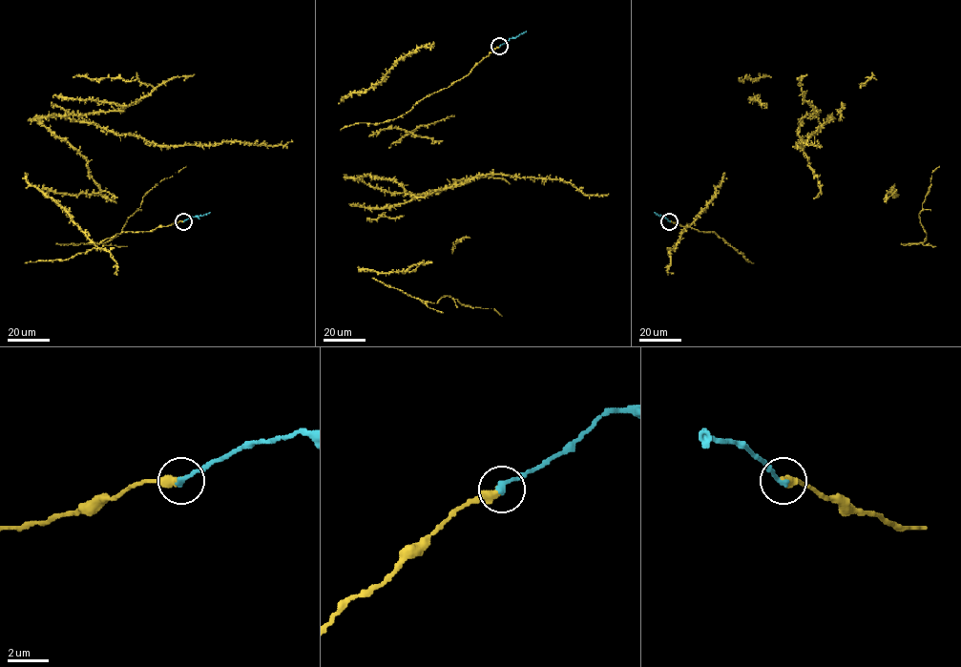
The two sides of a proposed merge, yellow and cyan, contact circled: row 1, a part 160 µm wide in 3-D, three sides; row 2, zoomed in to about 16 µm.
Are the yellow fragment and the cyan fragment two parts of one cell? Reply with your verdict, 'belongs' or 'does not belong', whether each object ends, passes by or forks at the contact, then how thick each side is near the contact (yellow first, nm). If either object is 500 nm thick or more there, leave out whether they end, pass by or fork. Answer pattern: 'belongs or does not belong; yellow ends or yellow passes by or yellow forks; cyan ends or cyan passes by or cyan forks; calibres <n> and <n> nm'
belongs; yellow ends; cyan ends; calibres 400 and 280 nm

